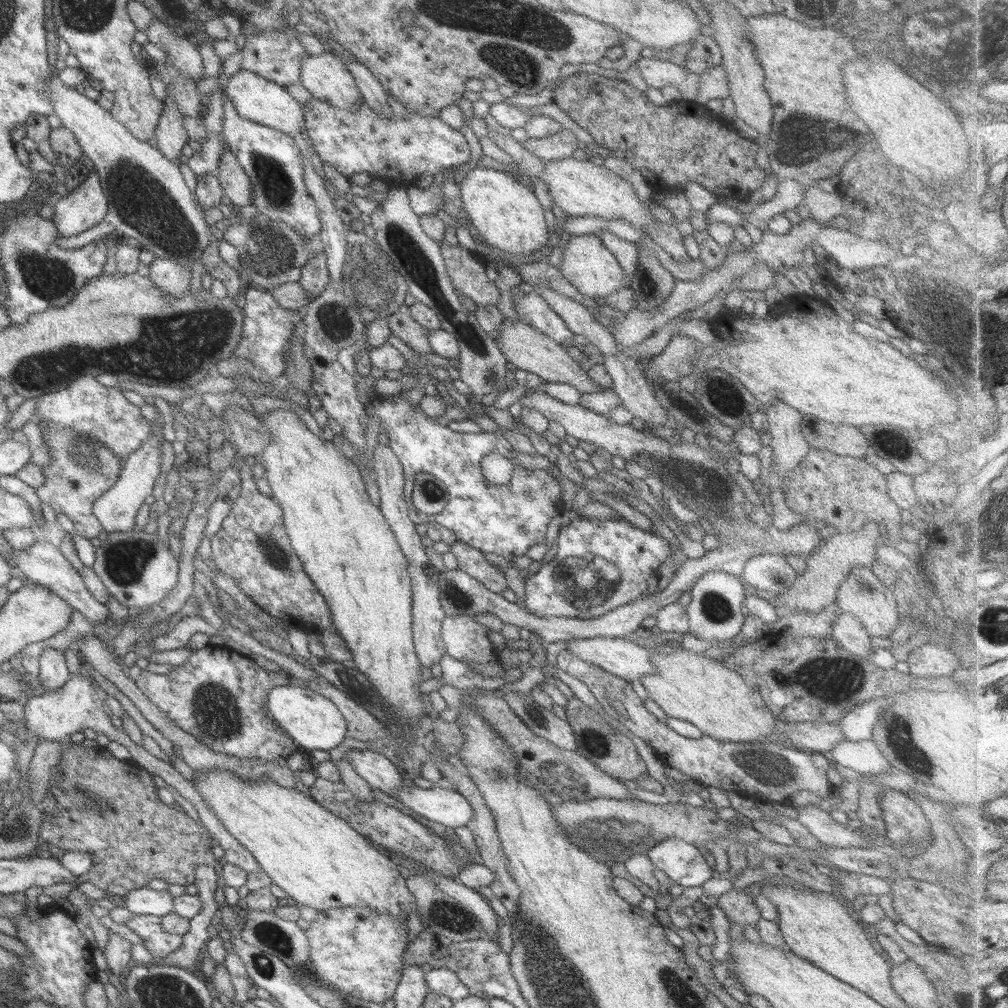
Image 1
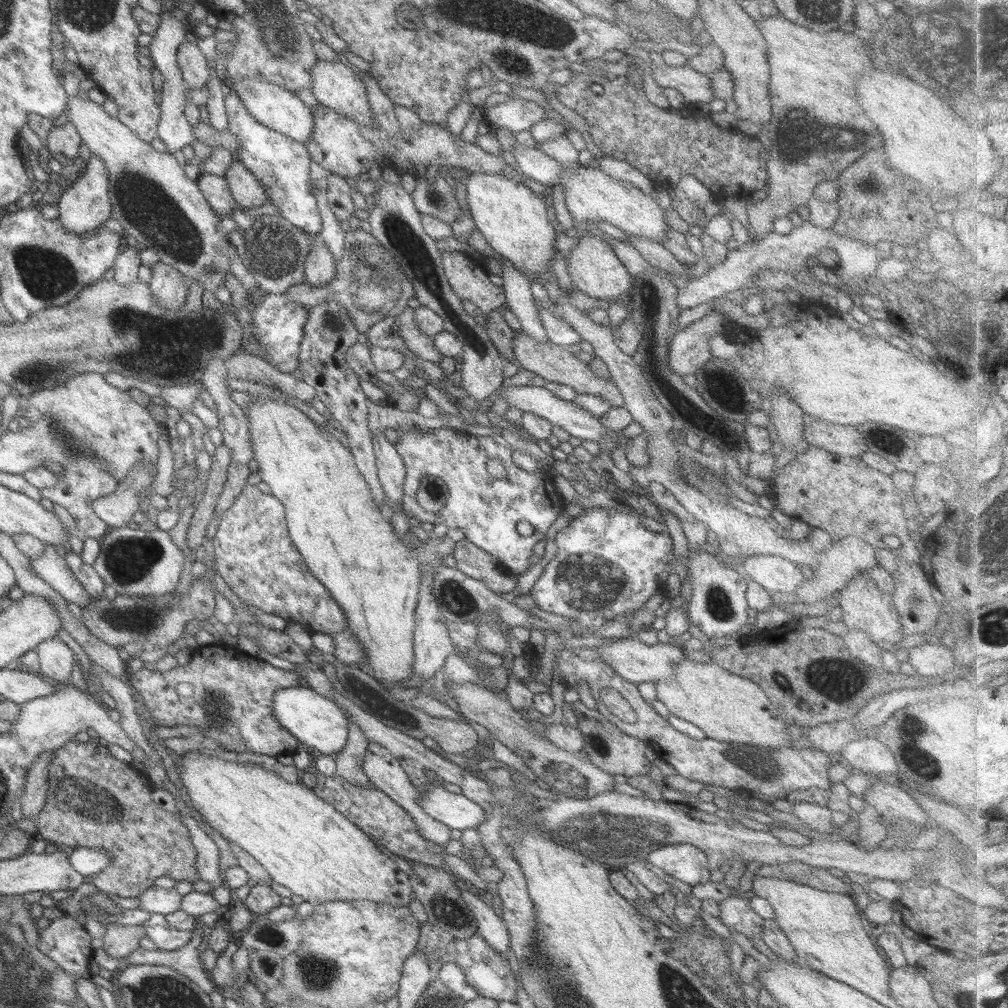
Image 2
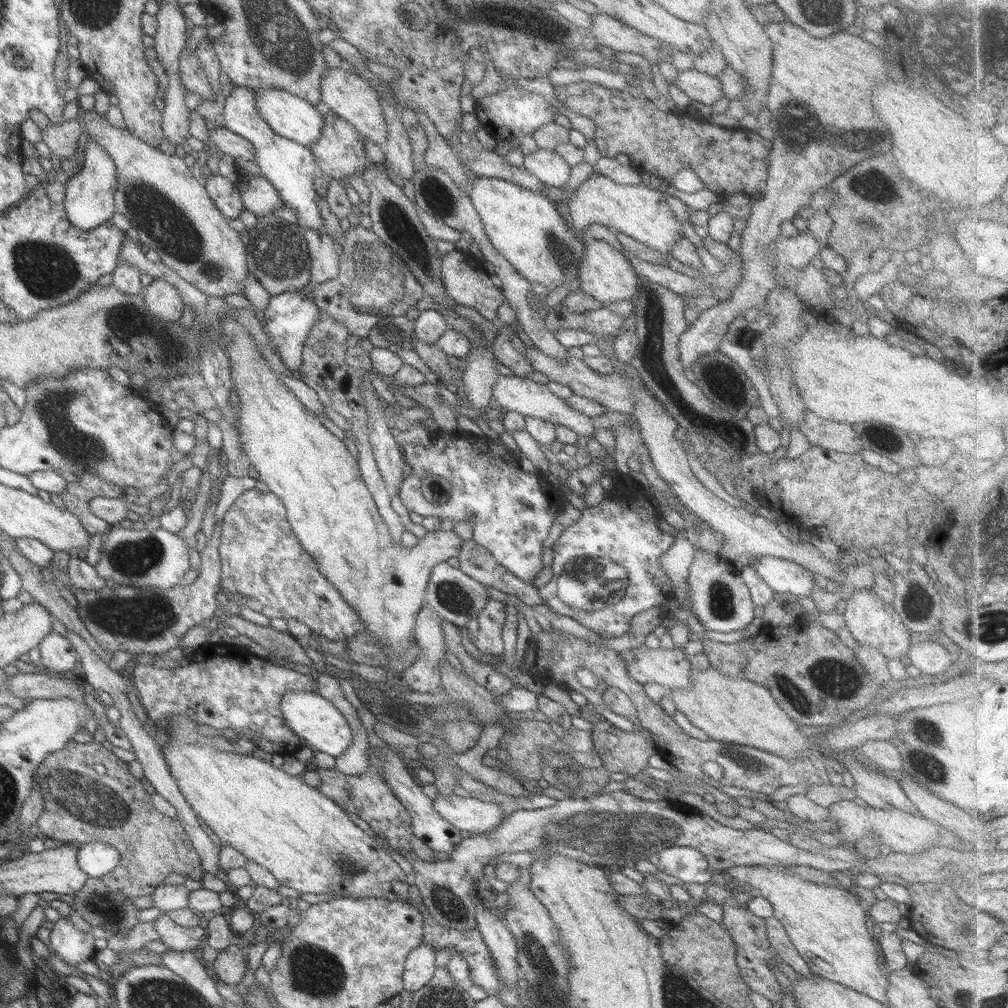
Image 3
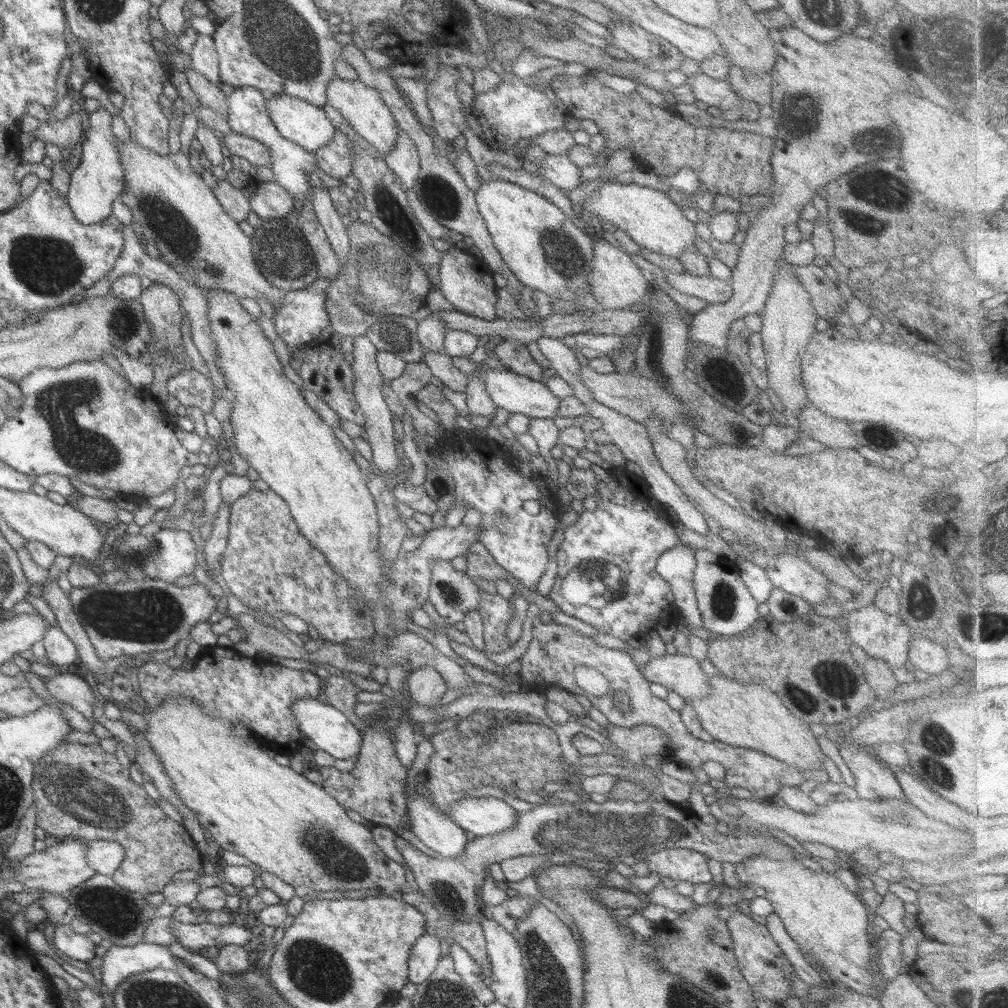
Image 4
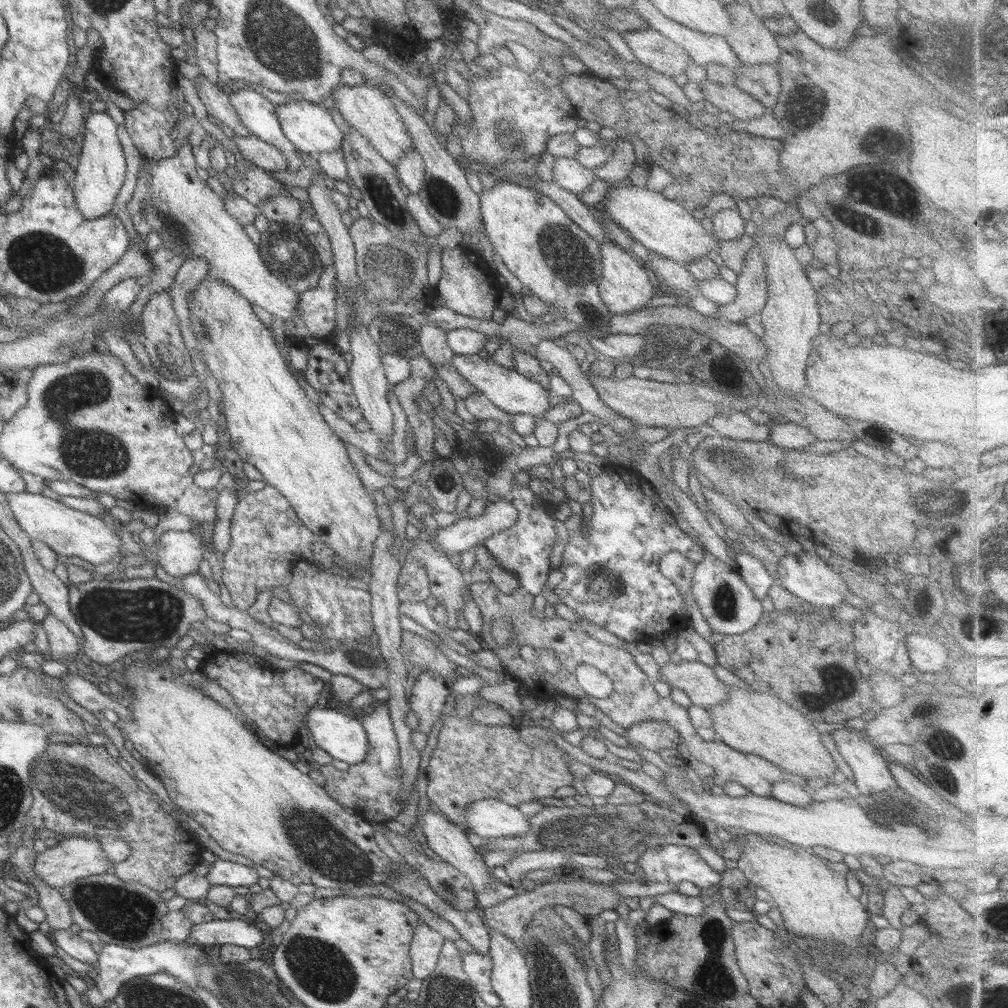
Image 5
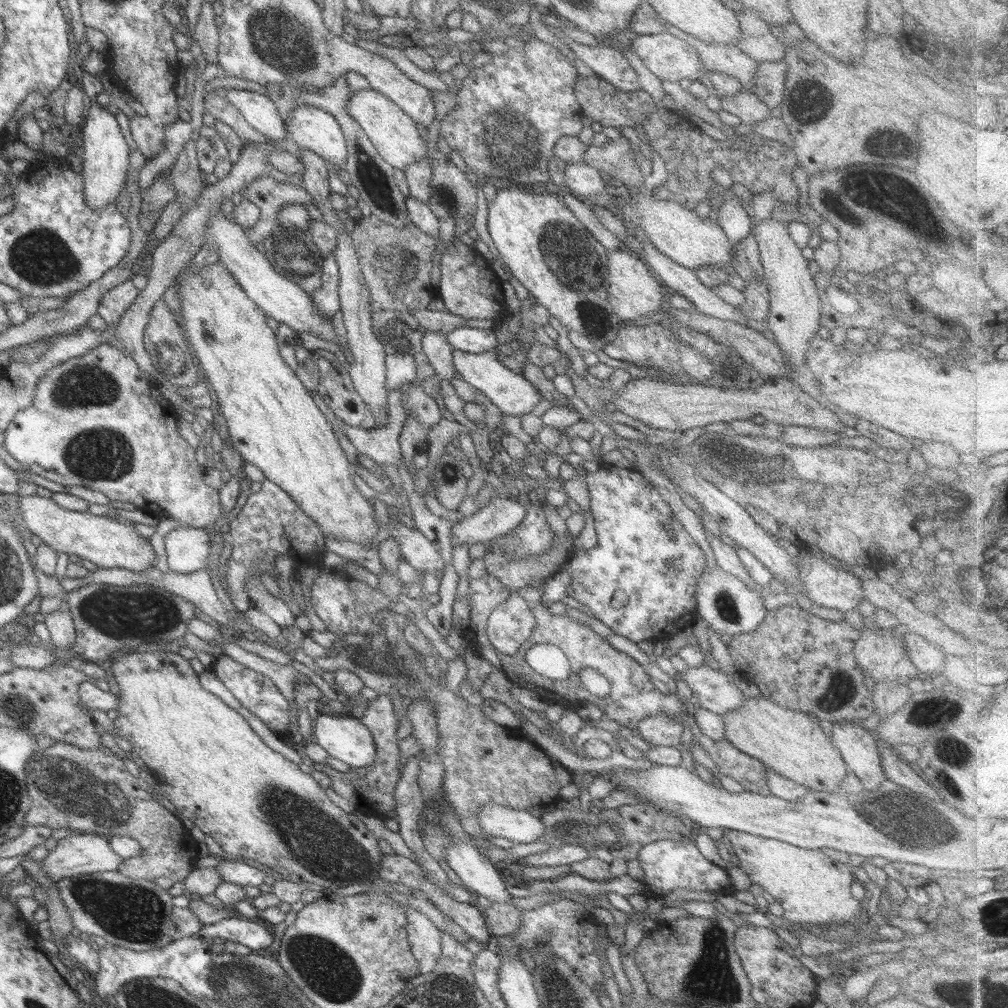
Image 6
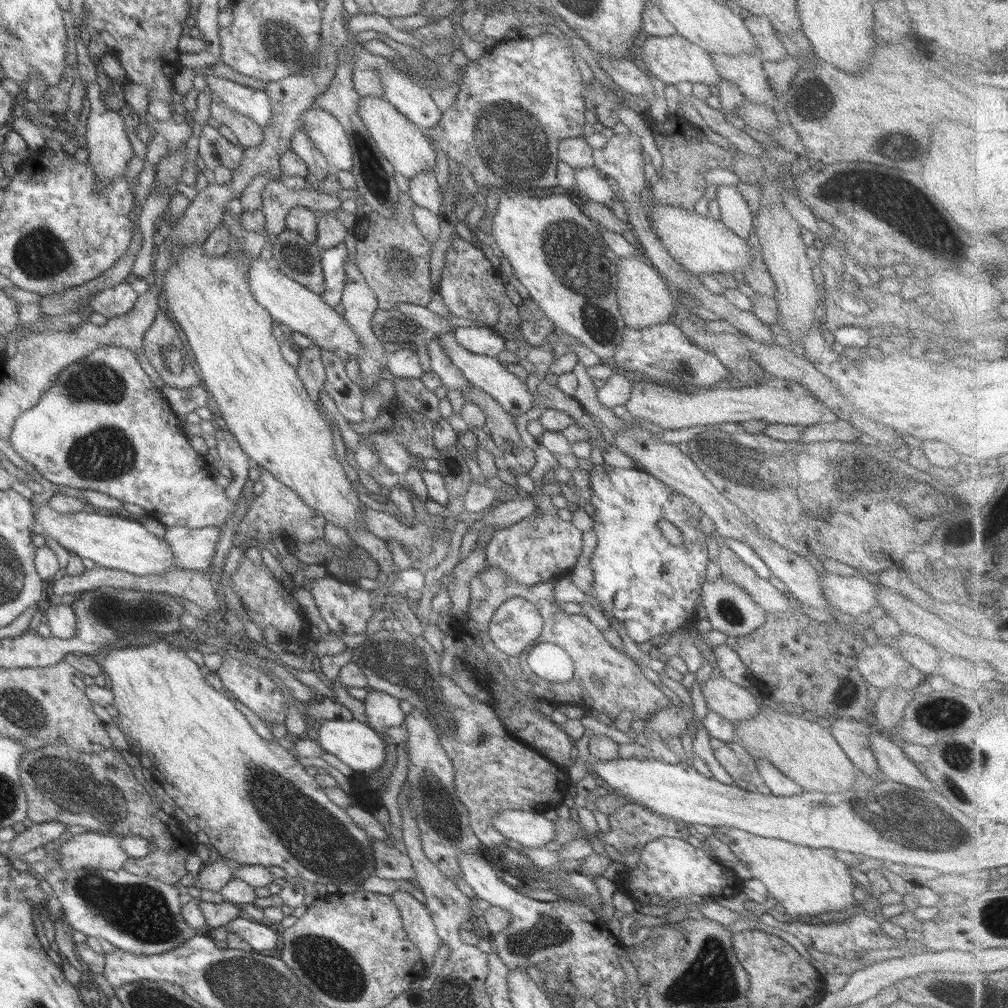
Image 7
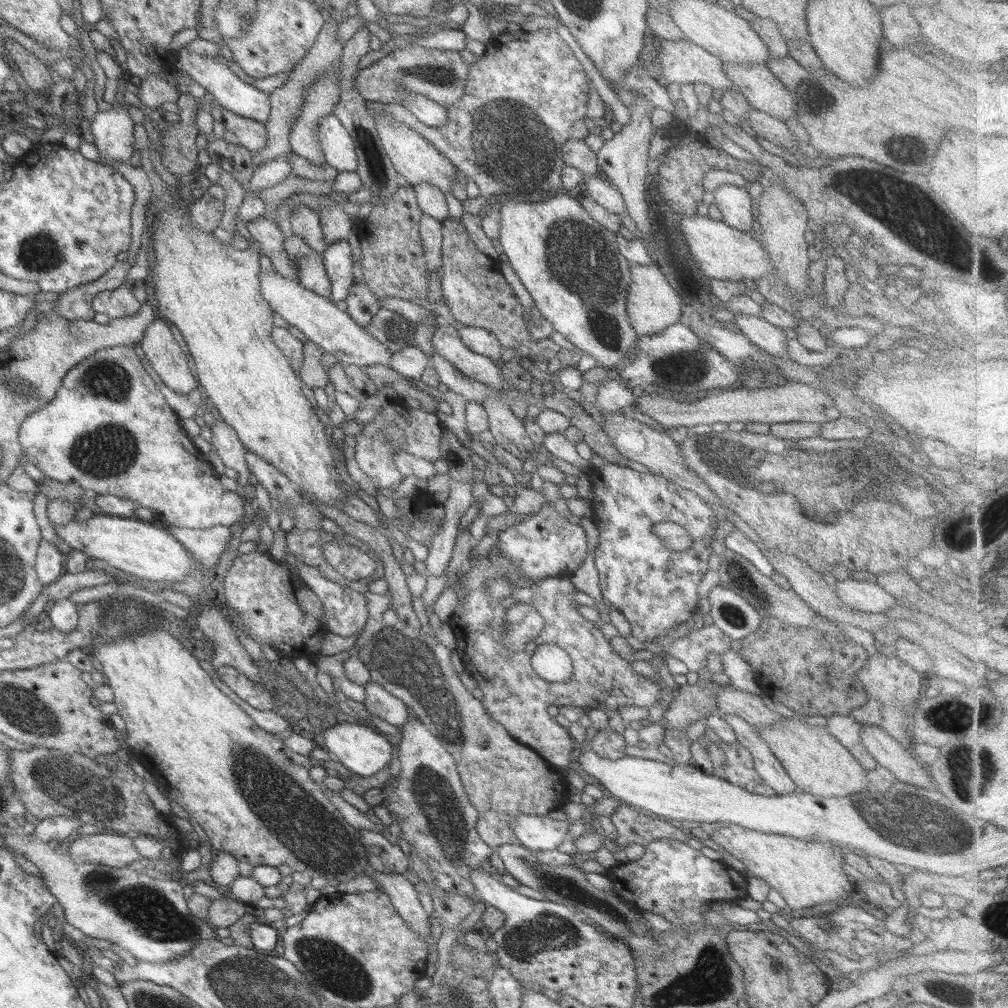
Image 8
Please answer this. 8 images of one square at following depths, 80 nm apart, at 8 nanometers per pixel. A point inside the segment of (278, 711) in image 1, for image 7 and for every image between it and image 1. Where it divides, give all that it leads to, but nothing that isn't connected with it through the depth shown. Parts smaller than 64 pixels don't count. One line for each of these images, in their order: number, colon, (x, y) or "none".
2: (315, 721)
3: (318, 723)
4: (323, 727)
5: (341, 735)
6: (346, 739)
7: (358, 746)

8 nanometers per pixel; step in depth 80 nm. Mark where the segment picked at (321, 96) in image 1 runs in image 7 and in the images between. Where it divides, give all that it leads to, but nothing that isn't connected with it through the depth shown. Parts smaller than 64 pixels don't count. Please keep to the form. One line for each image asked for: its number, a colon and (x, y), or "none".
2: (336, 86)
3: (347, 96)
4: (361, 106)
5: (365, 108)
6: (396, 139)
7: (401, 143)

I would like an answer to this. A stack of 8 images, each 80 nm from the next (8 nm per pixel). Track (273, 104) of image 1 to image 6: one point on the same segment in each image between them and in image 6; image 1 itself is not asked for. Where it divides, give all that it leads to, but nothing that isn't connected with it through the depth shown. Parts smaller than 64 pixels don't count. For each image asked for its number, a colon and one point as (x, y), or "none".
2: (280, 110)
3: (289, 117)
4: (297, 121)
5: (308, 127)
6: (311, 129)

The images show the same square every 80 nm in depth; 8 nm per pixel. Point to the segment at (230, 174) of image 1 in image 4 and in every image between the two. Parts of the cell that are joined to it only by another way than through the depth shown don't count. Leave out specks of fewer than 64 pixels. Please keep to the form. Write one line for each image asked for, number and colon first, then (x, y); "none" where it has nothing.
2: (247, 192)
3: (258, 196)
4: (269, 201)

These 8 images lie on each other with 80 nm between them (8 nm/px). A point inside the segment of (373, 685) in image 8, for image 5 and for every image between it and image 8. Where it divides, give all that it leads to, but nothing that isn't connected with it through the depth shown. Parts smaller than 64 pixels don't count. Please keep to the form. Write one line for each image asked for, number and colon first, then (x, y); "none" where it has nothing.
5: (371, 788)
6: (370, 789)
7: (381, 710)

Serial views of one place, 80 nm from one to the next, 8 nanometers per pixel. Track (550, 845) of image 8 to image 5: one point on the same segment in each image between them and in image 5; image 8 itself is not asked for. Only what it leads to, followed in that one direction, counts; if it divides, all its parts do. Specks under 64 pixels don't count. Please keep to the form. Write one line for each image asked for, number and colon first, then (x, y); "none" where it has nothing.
5: (489, 818)
6: (518, 826)
7: (530, 829)

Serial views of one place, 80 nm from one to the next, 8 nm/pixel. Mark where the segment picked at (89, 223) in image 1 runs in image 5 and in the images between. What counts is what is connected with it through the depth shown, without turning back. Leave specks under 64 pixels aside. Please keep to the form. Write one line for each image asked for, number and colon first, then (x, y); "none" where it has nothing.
2: (83, 206)
3: (88, 201)
4: (94, 183)
5: (100, 168)

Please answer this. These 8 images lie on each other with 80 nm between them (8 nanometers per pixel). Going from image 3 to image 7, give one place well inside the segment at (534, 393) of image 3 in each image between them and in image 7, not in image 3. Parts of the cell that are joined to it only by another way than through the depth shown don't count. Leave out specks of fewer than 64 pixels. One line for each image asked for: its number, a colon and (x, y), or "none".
4: (516, 394)
5: (506, 389)
6: (510, 392)
7: (485, 373)

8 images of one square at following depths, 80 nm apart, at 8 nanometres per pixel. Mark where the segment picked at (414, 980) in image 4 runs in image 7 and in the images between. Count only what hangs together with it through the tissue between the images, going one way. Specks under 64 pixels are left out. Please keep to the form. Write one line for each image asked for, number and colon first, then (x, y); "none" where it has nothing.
5: (425, 944)
6: (423, 937)
7: (418, 925)

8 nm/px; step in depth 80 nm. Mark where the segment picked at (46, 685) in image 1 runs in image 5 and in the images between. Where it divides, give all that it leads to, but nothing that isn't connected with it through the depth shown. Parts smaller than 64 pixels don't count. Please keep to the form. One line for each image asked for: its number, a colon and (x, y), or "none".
2: (55, 660)
3: (57, 655)
4: (59, 650)
5: (61, 643)

